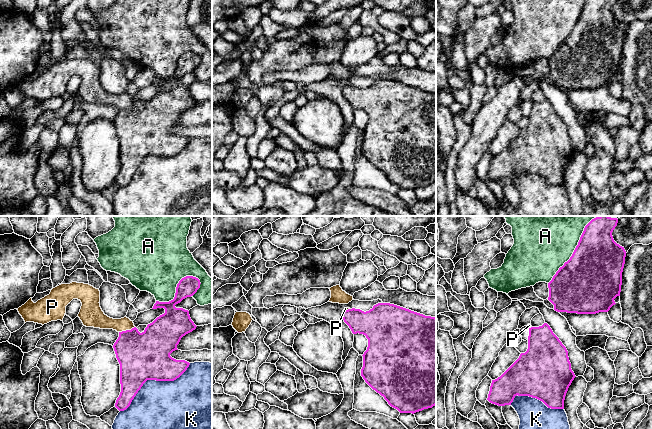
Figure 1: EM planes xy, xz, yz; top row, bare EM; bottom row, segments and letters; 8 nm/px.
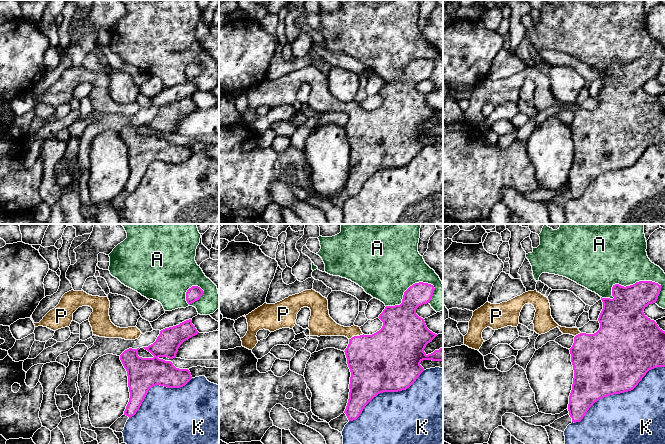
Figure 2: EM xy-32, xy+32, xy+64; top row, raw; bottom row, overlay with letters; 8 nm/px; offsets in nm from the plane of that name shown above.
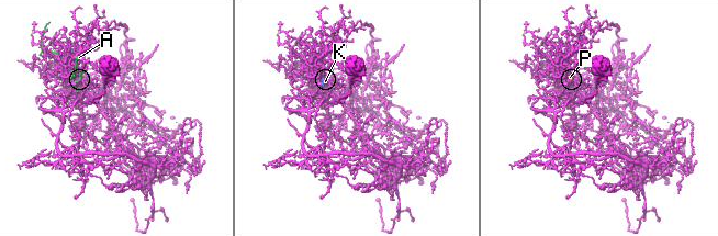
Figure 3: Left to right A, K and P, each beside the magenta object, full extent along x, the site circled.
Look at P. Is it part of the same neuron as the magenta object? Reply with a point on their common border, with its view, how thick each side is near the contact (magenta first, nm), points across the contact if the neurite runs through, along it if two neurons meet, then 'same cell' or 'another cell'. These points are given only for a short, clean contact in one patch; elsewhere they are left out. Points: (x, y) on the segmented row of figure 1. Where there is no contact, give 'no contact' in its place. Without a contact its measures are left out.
meets magenta in xy at (126, 330); 380 nm thick on the magenta side, 140 nm on the other; runs through xy (143, 356), (131, 344), (126, 330), (121, 325), (97, 319); same cell

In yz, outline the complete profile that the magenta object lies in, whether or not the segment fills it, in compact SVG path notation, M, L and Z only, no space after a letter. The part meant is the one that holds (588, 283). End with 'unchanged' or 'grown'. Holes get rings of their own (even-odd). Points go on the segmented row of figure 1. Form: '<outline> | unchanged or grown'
M599 216L592 219L584 228L578 245L570 259L564 263L548 283L548 300L554 305L557 312L596 314L608 312L615 305L614 299L620 296L622 285L622 272L625 264L626 251L624 247L617 244L612 232L617 226L618 219L609 216Z | unchanged

